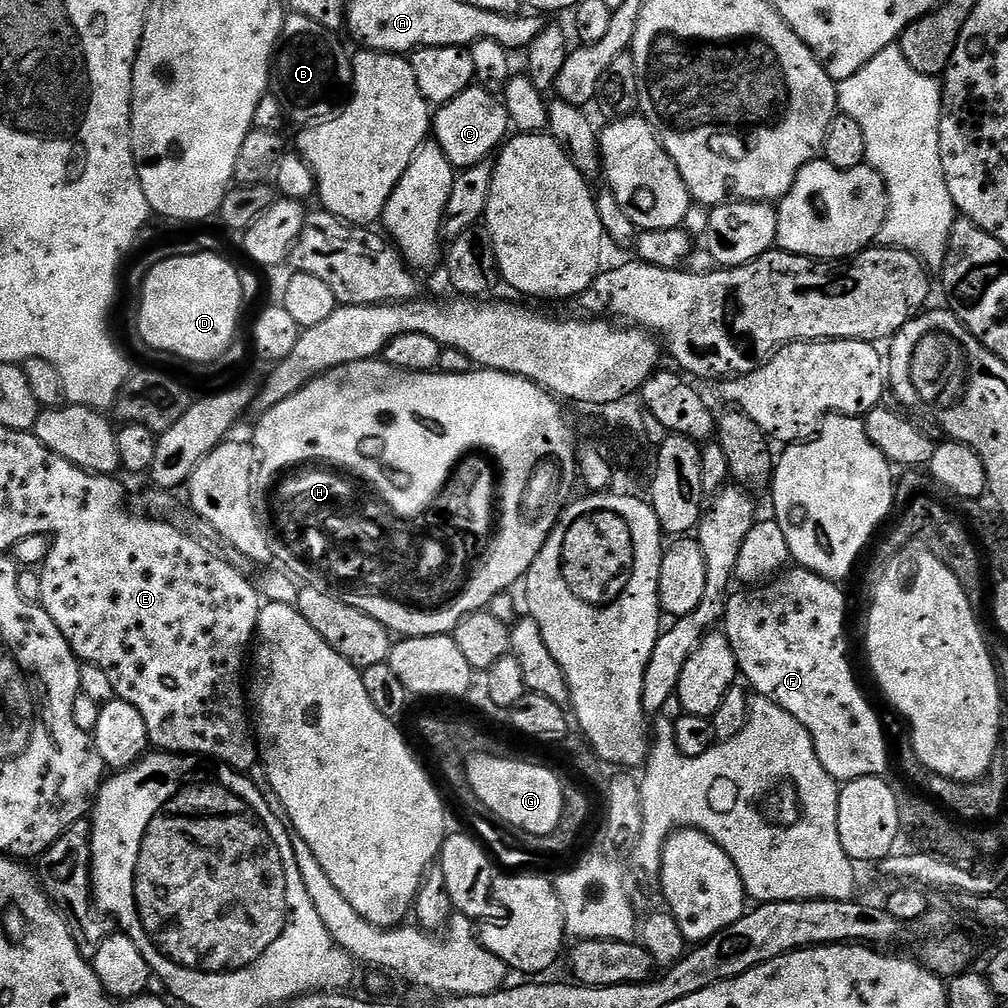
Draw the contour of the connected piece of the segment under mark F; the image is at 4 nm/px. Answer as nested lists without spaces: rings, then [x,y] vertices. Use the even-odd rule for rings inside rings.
[[[799,566],[789,567],[787,570],[781,571],[775,578],[767,581],[763,586],[752,586],[747,590],[740,590],[744,592],[733,591],[729,595],[728,605],[724,608],[722,634],[728,639],[730,646],[734,650],[739,675],[743,679],[744,676],[748,679],[749,685],[747,684],[747,687],[756,696],[765,696],[767,700],[782,706],[782,710],[786,710],[791,716],[798,718],[798,722],[802,722],[802,726],[806,726],[806,730],[814,742],[818,762],[822,762],[822,766],[832,776],[833,780],[847,782],[858,778],[866,778],[867,776],[883,777],[885,775],[884,771],[888,768],[888,744],[884,741],[884,728],[880,725],[875,710],[868,705],[863,690],[856,685],[856,676],[852,673],[851,662],[848,661],[848,644],[844,641],[844,592],[840,588],[843,587],[835,580],[827,580]]]

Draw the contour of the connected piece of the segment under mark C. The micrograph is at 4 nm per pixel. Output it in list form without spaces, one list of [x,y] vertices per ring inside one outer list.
[[[473,86],[458,94],[458,98],[435,109],[432,132],[453,168],[473,168],[475,164],[485,163],[505,143],[510,132],[508,111],[504,109],[503,99],[495,91]]]

